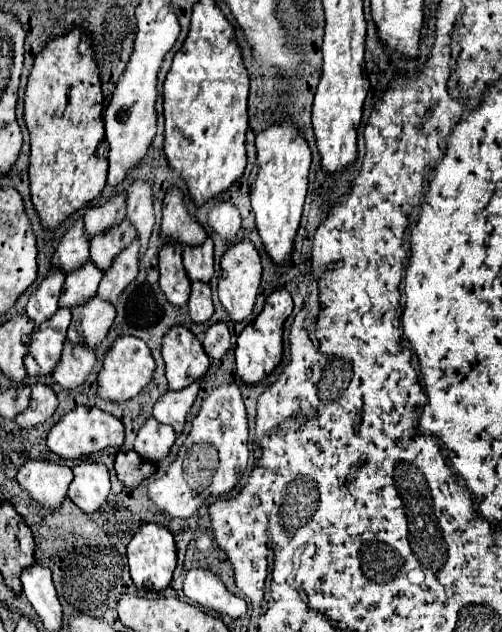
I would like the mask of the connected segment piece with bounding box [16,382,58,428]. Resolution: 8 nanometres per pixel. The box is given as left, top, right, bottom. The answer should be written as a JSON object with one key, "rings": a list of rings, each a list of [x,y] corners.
{"rings":[[[38,382],[32,386],[32,398],[30,398],[28,410],[20,414],[20,418],[16,418],[16,424],[24,428],[36,428],[54,416],[56,406],[58,406],[58,400],[52,388]]]}

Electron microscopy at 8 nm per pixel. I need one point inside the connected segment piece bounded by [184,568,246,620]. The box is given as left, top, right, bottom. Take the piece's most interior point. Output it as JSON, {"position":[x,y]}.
{"position":[201,586]}

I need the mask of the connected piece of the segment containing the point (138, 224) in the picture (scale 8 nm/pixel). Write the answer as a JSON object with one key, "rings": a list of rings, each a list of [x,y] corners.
{"rings":[[[134,180],[134,184],[128,188],[126,198],[126,218],[136,228],[138,240],[140,240],[140,258],[144,256],[148,248],[148,238],[152,234],[154,226],[154,212],[152,212],[152,188],[144,180]]]}

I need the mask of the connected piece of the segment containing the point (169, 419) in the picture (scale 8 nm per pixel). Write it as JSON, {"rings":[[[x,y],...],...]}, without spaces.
{"rings":[[[194,382],[180,392],[170,390],[168,394],[164,394],[164,398],[160,398],[154,406],[154,412],[152,412],[154,418],[160,424],[170,424],[176,430],[176,436],[180,436],[184,432],[186,416],[188,416],[188,410],[192,408],[192,404],[196,400],[198,388],[200,388],[200,384]]]}

